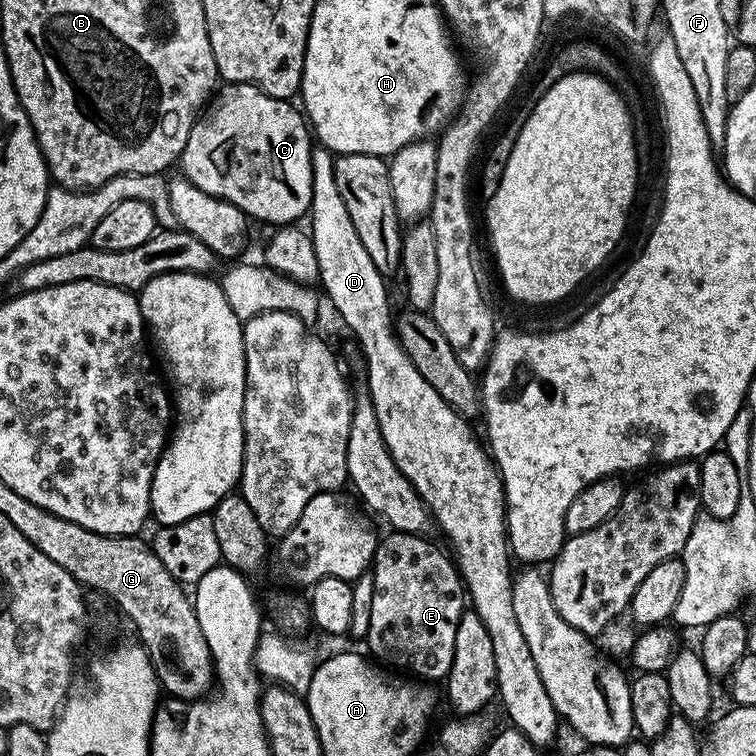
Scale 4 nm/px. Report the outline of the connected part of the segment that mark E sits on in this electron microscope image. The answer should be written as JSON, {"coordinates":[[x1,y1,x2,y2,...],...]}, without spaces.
{"coordinates":[[393,532,387,533,387,537,384,537,377,543,375,558,370,566,370,575,374,582,374,599,371,603,370,612,370,630,367,631,364,637,365,643,368,643,368,651,375,659,386,663,389,667,398,669,402,668,408,670,415,677,418,678,440,678,445,679,450,670,450,666,453,665,454,660,454,637,457,633,458,622,460,621,461,614,466,606,466,594,463,587,463,581,458,577,458,570,453,562,453,559,445,552,445,554,432,542,428,541,427,537,420,535,419,533,411,532]]}

